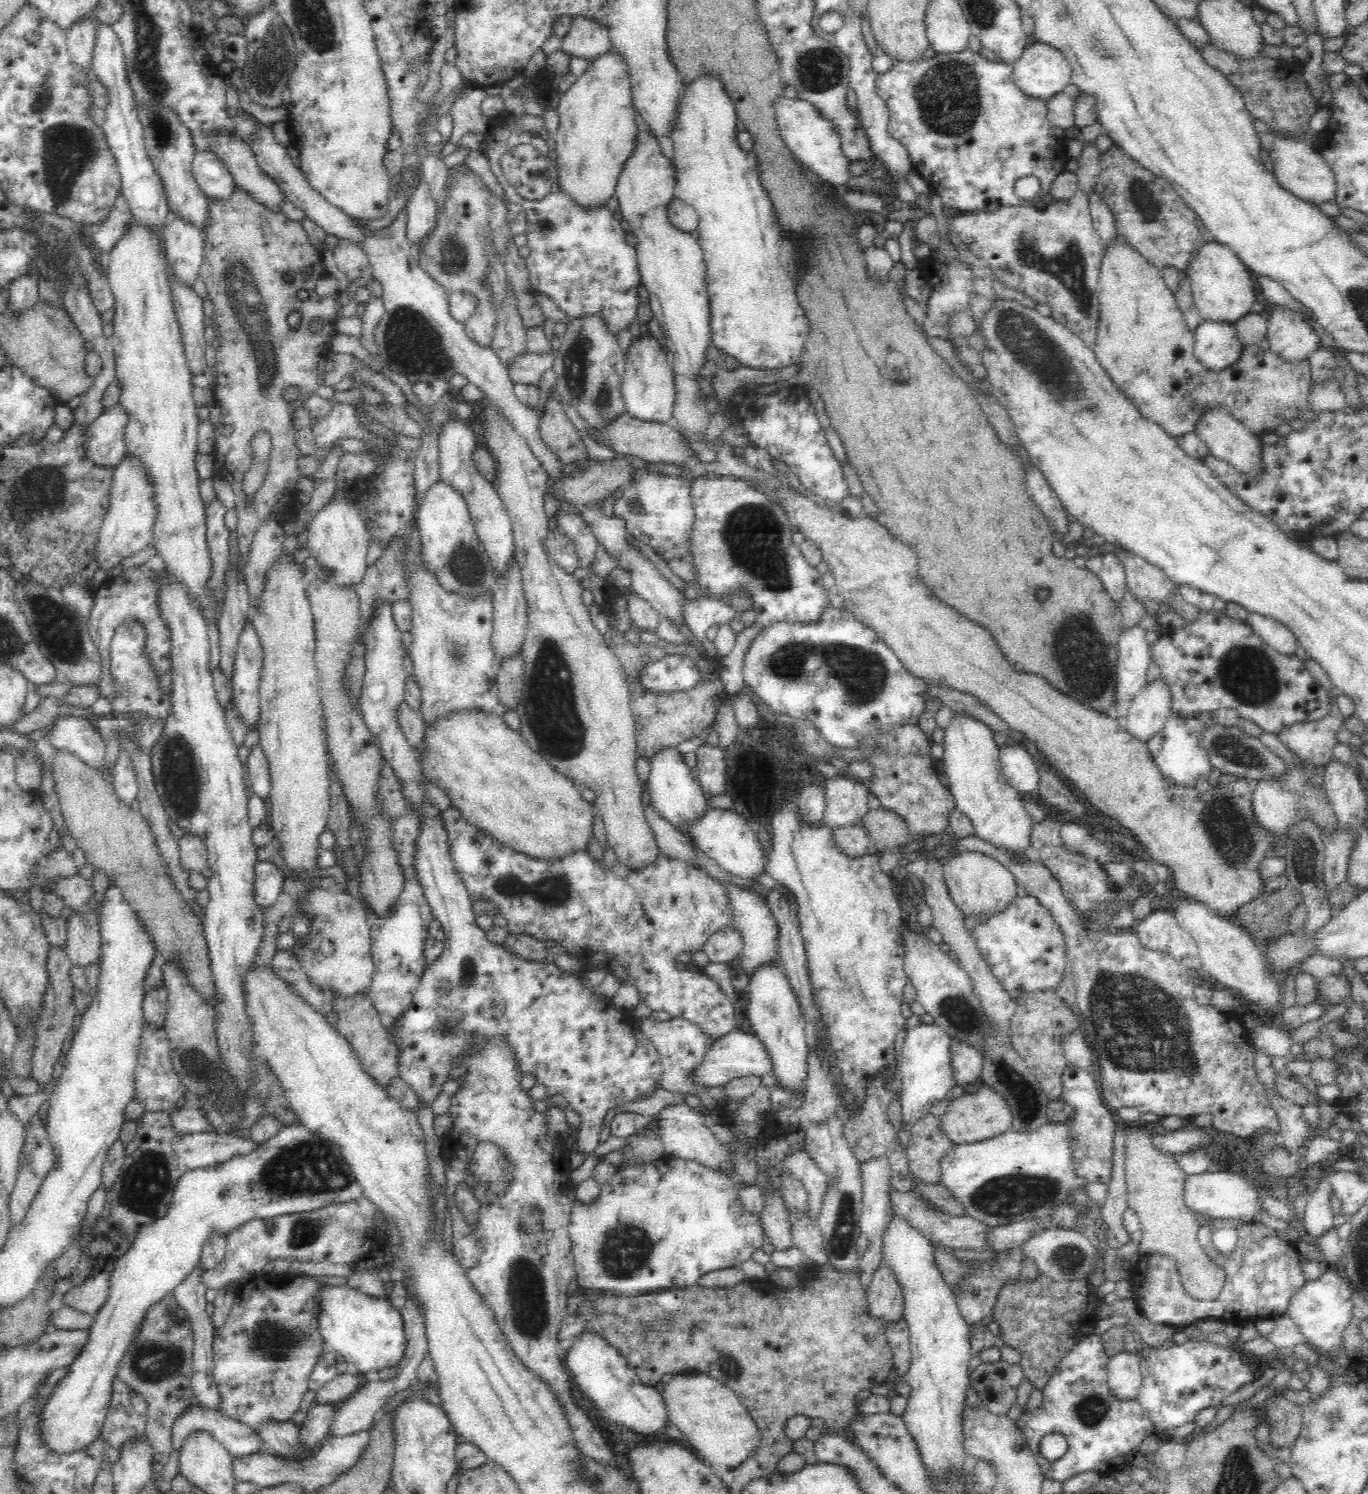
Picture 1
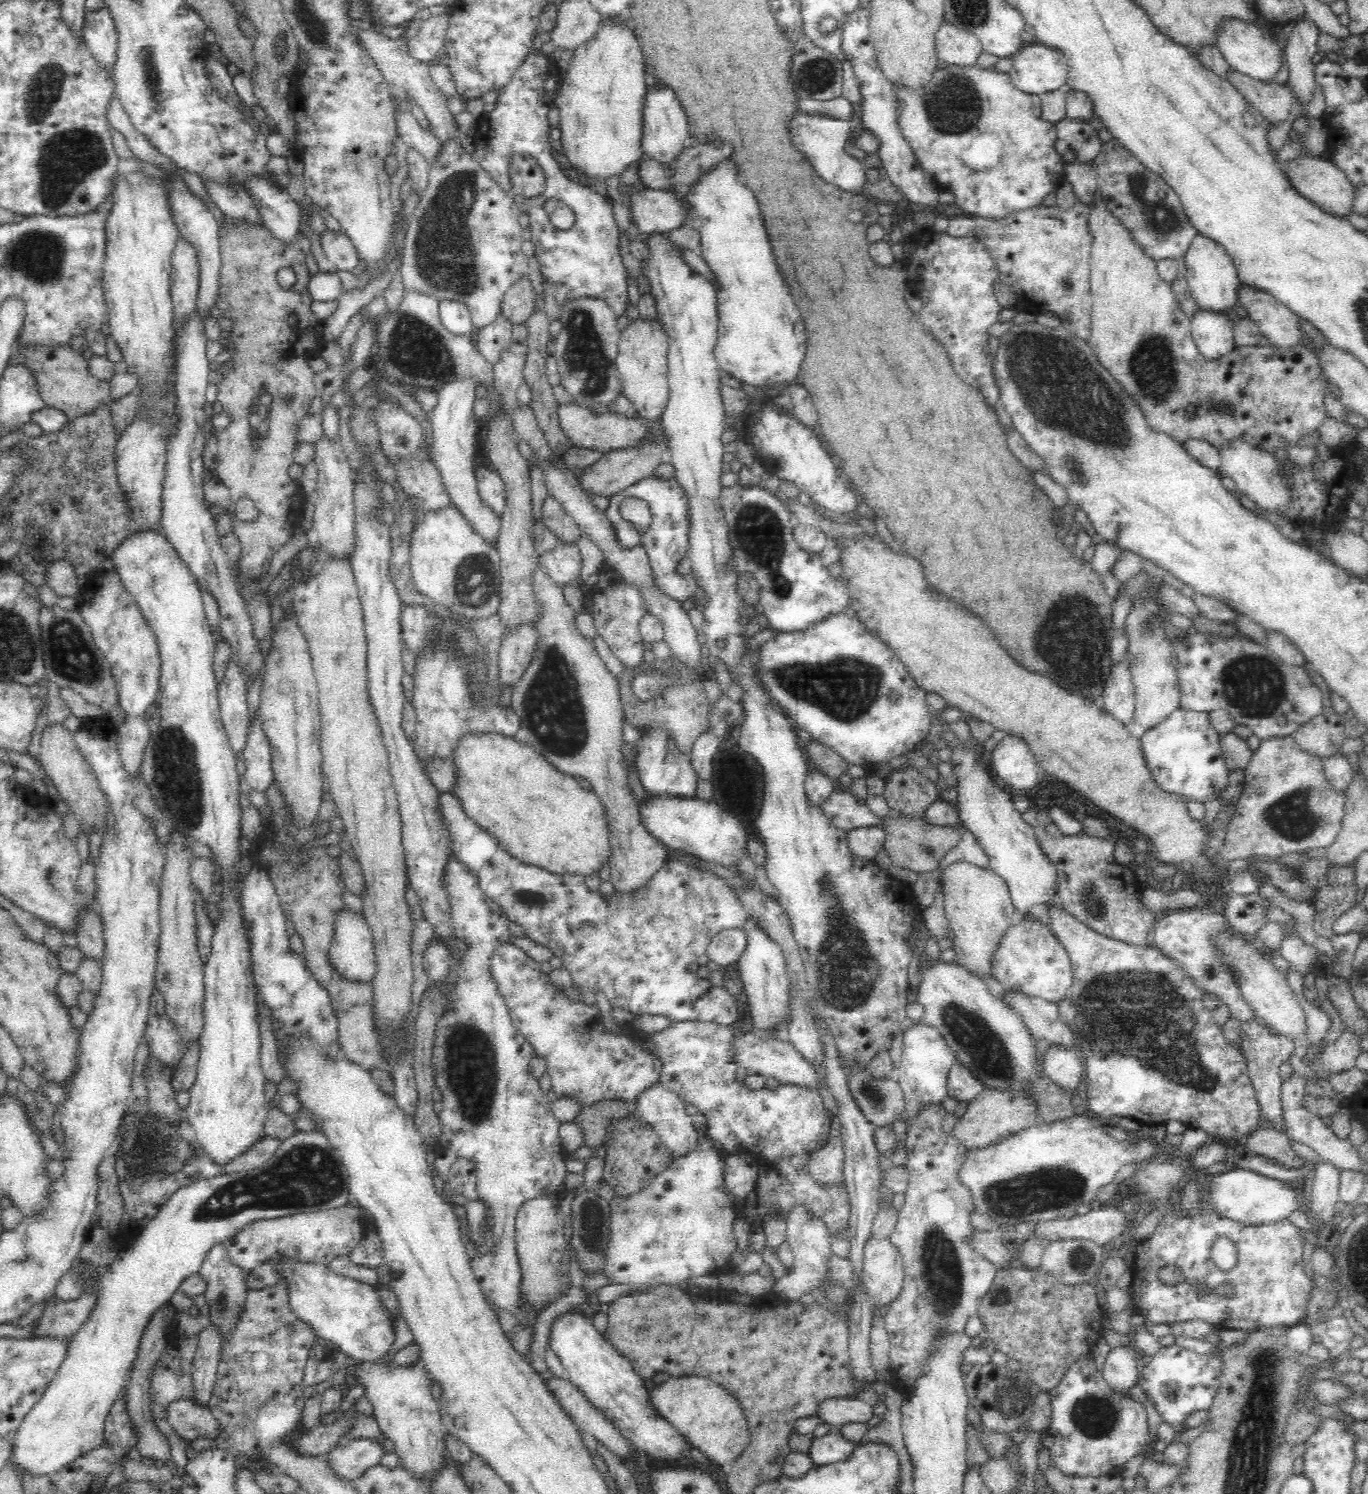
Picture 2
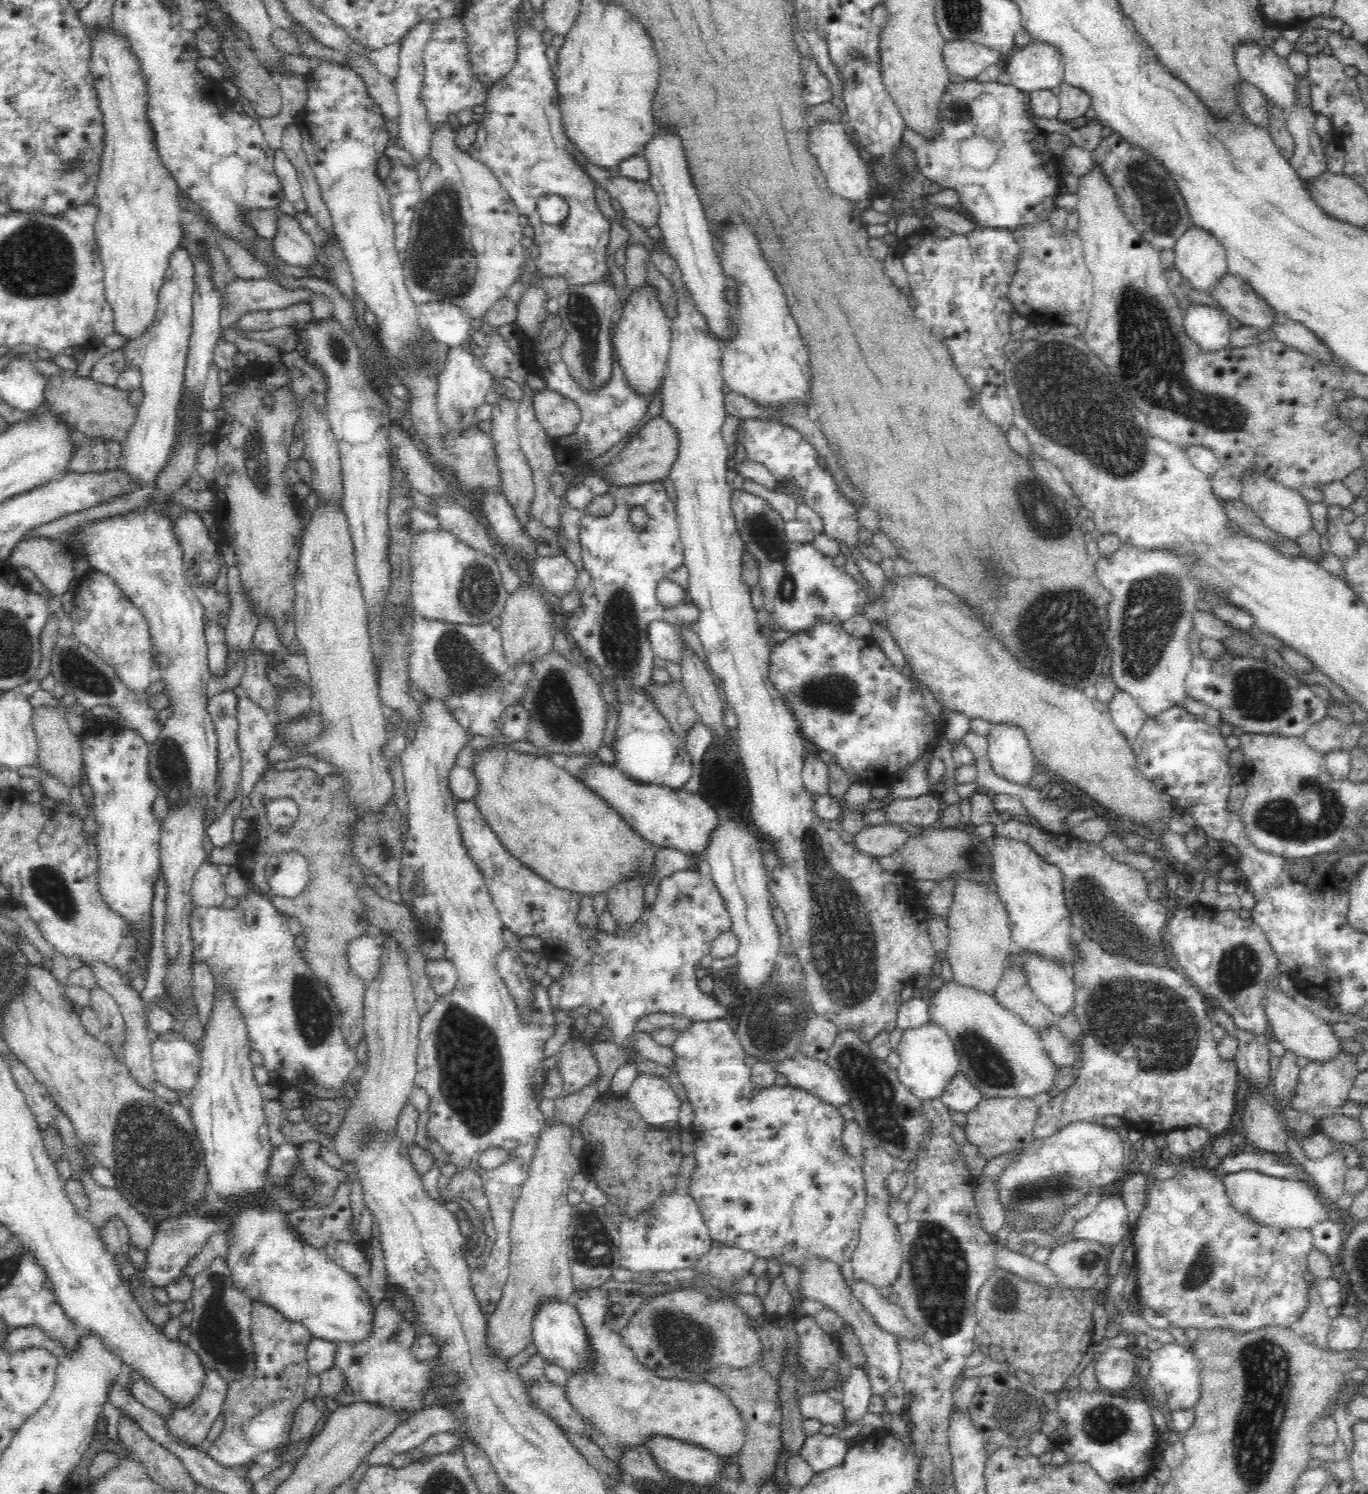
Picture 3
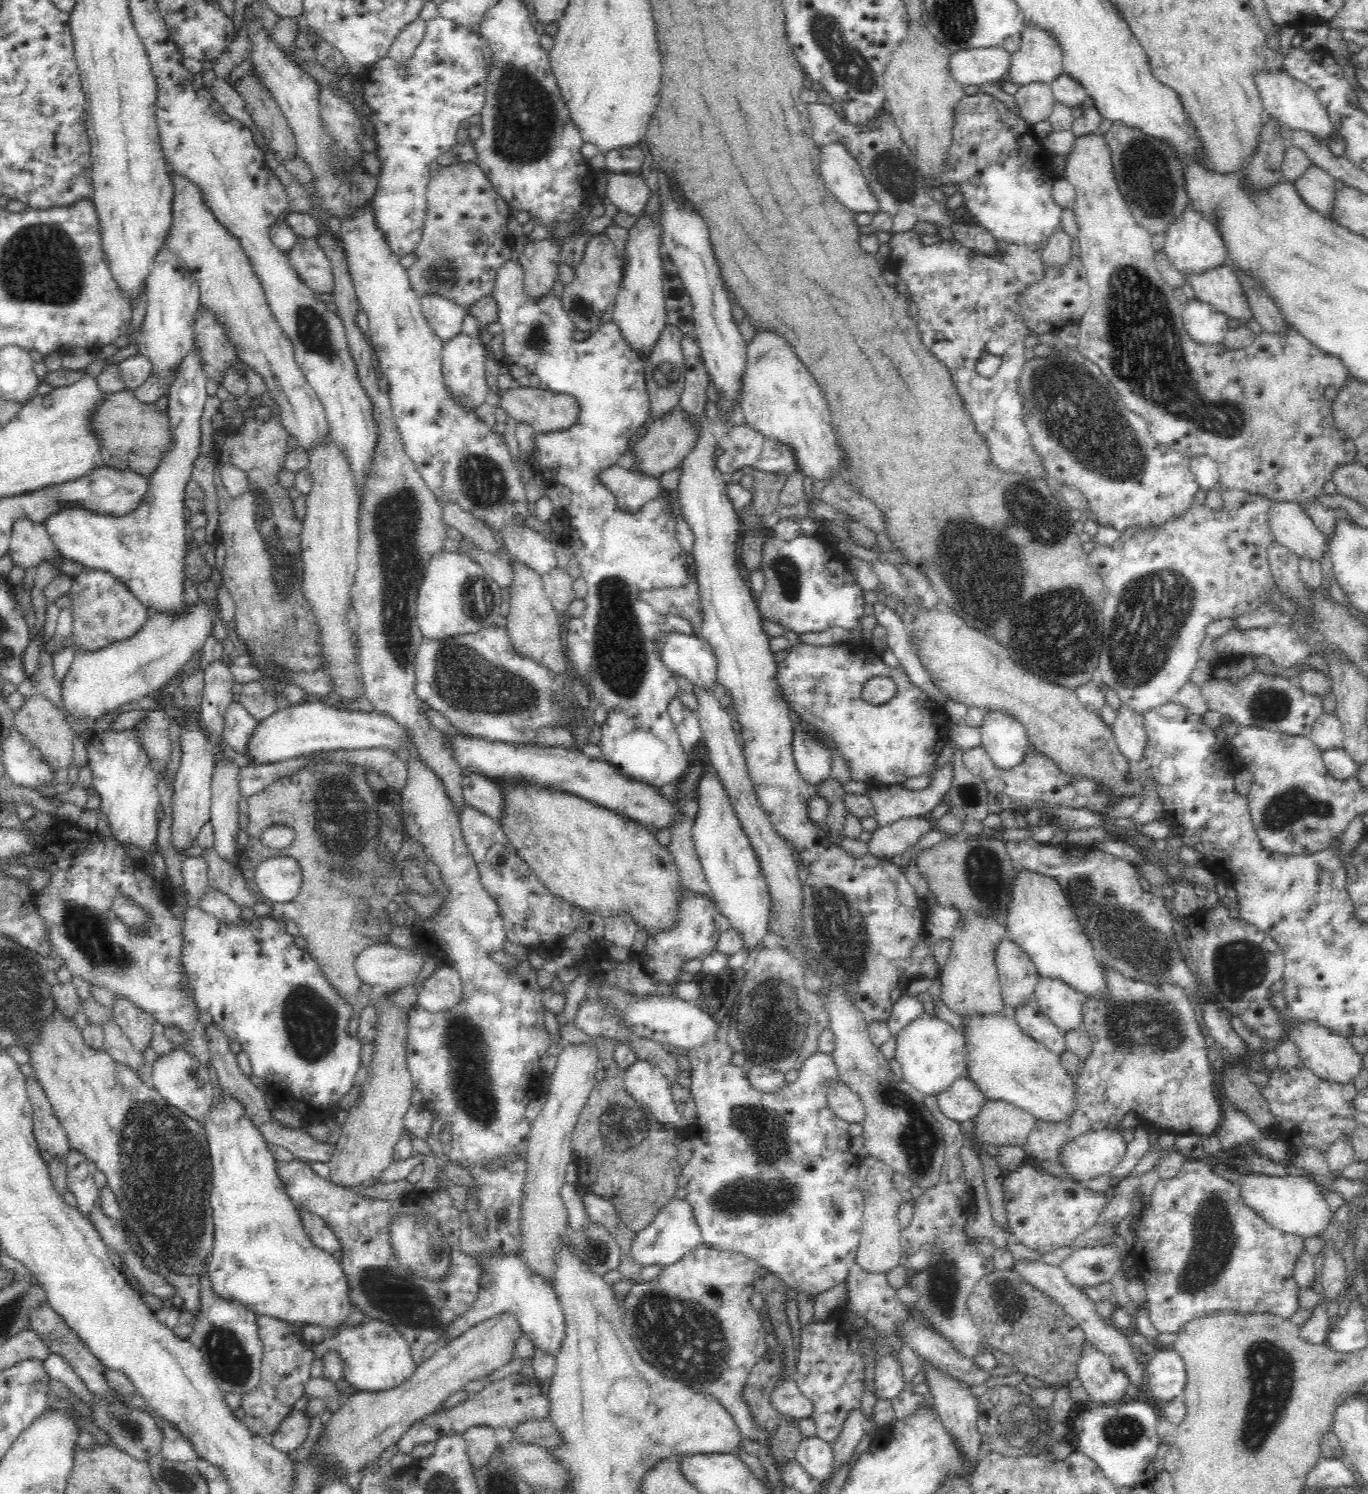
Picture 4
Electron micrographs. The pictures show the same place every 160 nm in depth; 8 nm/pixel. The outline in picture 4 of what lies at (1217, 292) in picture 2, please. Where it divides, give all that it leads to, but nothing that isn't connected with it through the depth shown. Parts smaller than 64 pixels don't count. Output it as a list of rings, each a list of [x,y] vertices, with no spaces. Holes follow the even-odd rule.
[[[1189,204],[1184,214],[1166,232],[1162,252],[1176,270],[1182,271],[1182,274],[1202,274],[1206,270],[1224,265],[1226,258],[1226,248],[1220,233],[1211,222],[1202,218],[1202,215],[1195,212]]]

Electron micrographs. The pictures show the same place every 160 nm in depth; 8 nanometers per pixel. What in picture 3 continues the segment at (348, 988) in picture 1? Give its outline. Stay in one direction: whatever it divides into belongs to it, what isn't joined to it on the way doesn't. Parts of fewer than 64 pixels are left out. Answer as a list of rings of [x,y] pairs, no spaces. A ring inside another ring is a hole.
[[[368,934],[352,938],[346,946],[345,958],[348,959],[348,966],[356,977],[365,982],[371,981],[380,970],[380,956],[382,956],[380,940]]]

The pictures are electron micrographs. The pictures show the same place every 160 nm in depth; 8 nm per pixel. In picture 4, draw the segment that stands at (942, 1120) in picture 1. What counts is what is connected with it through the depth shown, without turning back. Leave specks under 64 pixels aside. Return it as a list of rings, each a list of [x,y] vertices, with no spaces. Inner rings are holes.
[[[986,1099],[973,1118],[974,1138],[988,1146],[1023,1146],[1034,1128],[1030,1111],[1004,1101]]]

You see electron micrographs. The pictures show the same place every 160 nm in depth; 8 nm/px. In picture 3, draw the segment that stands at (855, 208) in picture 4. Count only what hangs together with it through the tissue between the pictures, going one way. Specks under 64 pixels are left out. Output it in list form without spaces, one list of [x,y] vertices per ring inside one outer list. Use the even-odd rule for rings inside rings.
[[[842,122],[814,123],[808,130],[808,150],[816,156],[824,176],[828,178],[830,190],[838,192],[840,196],[852,201],[867,199],[872,196],[870,174],[866,162],[858,155],[851,135],[846,133]]]

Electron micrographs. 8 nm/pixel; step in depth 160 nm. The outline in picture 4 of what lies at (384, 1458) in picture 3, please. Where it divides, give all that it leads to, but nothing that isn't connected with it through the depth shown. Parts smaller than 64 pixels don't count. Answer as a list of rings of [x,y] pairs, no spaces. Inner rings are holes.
[[[522,1334],[516,1342],[516,1354],[522,1362],[518,1372],[508,1374],[502,1380],[494,1380],[492,1384],[488,1384],[477,1393],[470,1393],[452,1408],[441,1408],[416,1420],[396,1442],[396,1455],[411,1454],[416,1446],[424,1442],[438,1442],[449,1435],[463,1435],[466,1430],[473,1427],[514,1429],[528,1420],[549,1421],[552,1401],[550,1401],[548,1392],[542,1390],[543,1383],[540,1383],[540,1379],[536,1377],[536,1370],[532,1364],[537,1352],[534,1343]]]

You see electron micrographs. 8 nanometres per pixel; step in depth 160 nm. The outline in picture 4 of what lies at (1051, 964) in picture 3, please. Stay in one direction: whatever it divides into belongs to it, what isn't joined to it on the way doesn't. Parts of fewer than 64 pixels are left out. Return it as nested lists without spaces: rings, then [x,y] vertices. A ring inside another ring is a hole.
[[[1040,976],[1034,999],[1042,1013],[1064,1032],[1081,1026],[1082,1004],[1087,1001],[1087,995],[1064,980]]]

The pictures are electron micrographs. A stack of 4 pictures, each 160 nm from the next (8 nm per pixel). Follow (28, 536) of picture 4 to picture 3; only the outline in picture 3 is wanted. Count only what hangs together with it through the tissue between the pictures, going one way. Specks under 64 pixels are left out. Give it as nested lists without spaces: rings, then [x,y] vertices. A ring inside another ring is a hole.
[[[34,536],[28,539],[21,539],[11,550],[8,557],[10,564],[14,568],[24,566],[30,569],[46,588],[46,595],[61,598],[64,593],[70,588],[70,582],[76,576],[76,568],[74,562],[68,553],[57,545],[55,539],[44,536]]]

